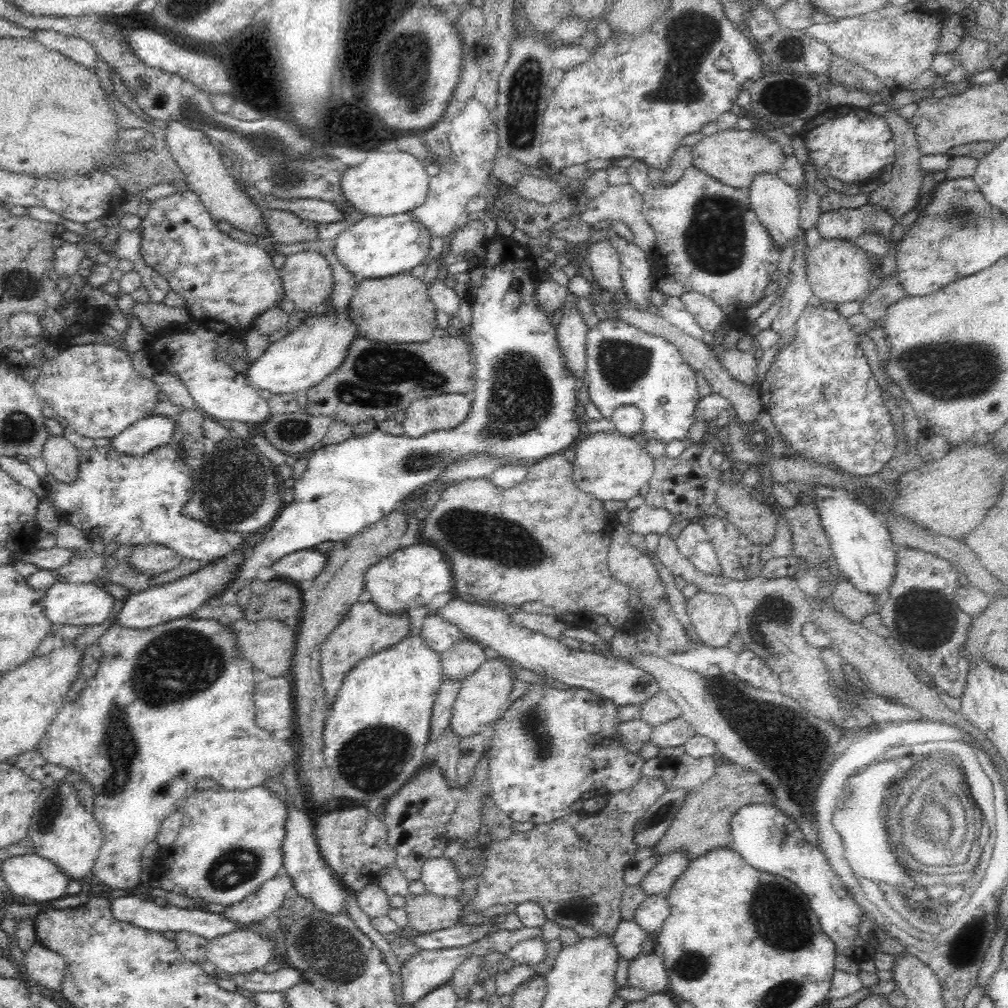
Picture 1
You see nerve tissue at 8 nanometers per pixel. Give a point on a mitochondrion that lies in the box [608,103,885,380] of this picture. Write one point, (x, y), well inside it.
(714, 242)

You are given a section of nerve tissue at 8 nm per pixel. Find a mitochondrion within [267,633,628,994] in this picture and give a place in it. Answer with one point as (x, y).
(331, 949)

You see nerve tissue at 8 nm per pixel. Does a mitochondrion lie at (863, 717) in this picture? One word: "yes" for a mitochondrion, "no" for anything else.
no

